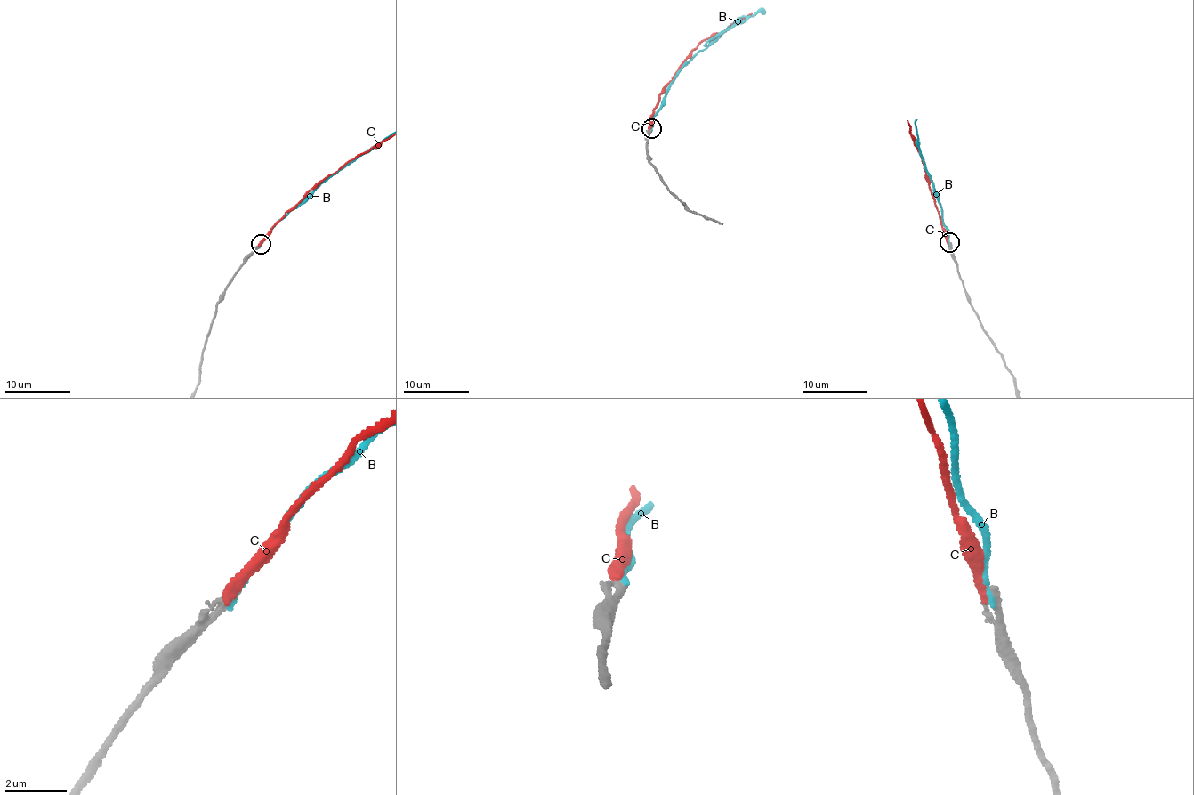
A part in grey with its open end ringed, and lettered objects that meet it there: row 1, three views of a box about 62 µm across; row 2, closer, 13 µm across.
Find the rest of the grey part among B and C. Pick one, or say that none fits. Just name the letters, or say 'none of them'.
none of them

